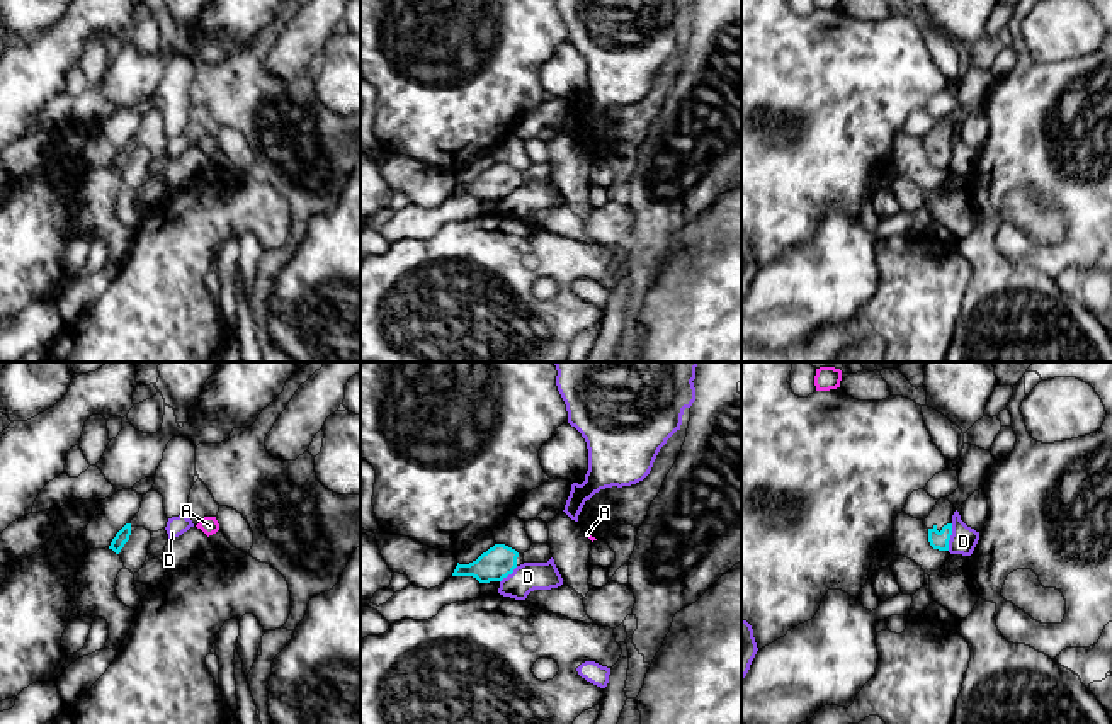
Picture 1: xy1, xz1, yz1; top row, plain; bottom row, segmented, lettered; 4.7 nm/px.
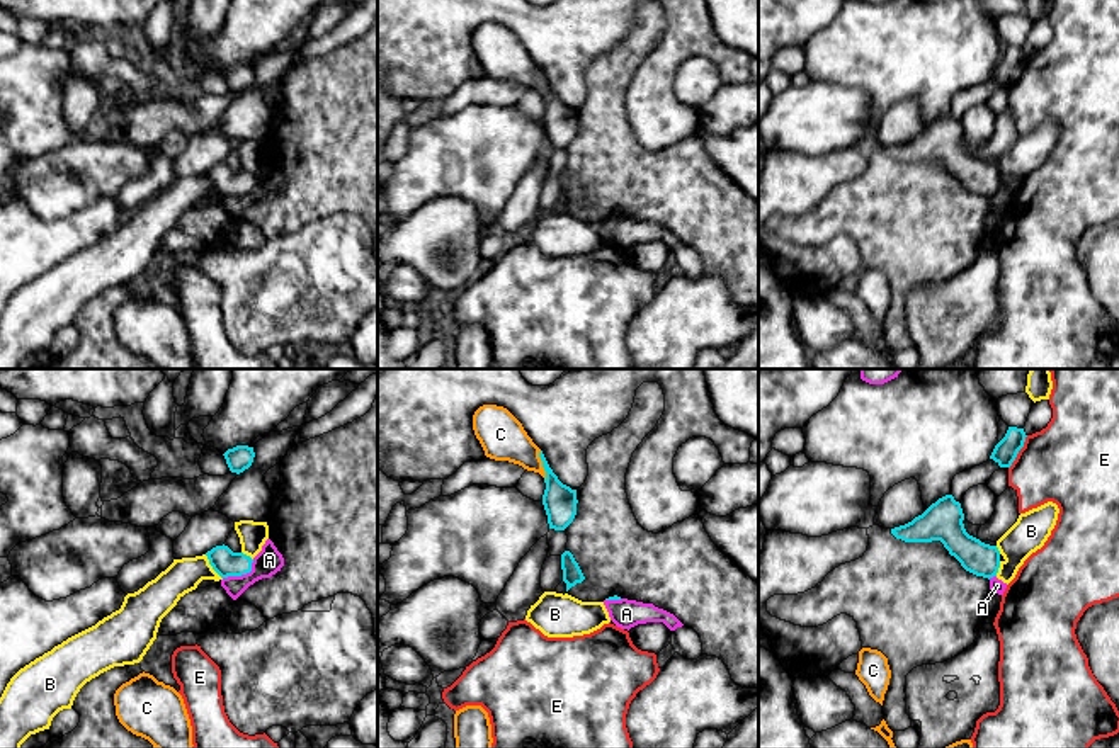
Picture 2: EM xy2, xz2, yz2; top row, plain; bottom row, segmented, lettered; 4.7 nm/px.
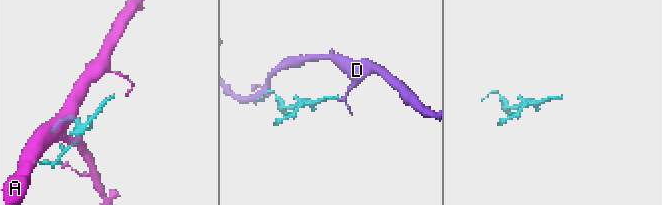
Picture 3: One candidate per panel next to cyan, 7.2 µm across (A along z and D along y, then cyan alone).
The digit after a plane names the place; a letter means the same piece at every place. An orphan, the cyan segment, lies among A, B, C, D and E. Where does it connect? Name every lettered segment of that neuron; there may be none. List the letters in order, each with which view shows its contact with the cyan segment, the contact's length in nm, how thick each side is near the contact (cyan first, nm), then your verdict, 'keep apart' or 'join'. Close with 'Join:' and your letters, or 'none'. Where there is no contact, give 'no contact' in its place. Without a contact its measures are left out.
A: contact in xy2; length 180 nm; calibres 130 and 120 nm; keep apart
B: contact in xy2; length 150 nm; calibres 130 and 160 nm; keep apart
C: contact in xz2; length 150 nm; calibres 160 and 220 nm; keep apart
D: contact in yz1; length 130 nm; calibres 80 and 130 nm; keep apart
E: contact in yz2; length 180 nm; calibres 110 and 400 nm; keep apart
Join: none

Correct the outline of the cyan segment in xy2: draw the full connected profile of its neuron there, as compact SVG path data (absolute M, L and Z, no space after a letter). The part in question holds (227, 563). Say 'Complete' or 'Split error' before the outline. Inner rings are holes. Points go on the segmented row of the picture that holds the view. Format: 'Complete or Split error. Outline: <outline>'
Complete. Outline: M216 546L206 552L209 564L221 576L241 576L252 571L253 559L243 552L233 552L228 546Z

